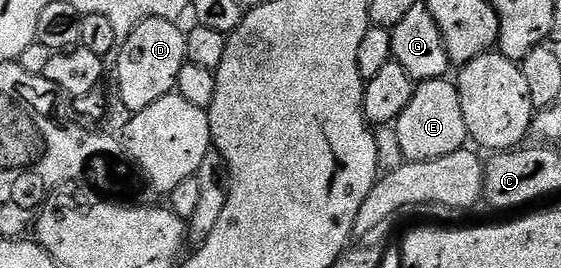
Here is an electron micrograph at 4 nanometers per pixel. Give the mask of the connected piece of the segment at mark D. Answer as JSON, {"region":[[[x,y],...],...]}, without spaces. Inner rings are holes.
{"region":[[[147,18],[120,41],[116,53],[117,92],[121,95],[121,104],[126,108],[126,113],[142,112],[176,89],[179,70],[183,70],[187,62],[187,32],[179,25],[180,23],[163,18]]]}

